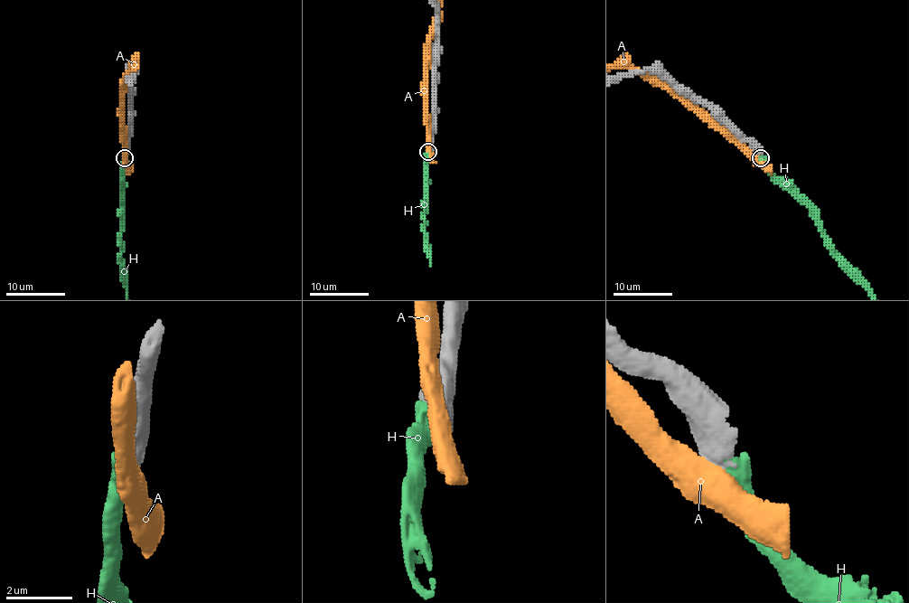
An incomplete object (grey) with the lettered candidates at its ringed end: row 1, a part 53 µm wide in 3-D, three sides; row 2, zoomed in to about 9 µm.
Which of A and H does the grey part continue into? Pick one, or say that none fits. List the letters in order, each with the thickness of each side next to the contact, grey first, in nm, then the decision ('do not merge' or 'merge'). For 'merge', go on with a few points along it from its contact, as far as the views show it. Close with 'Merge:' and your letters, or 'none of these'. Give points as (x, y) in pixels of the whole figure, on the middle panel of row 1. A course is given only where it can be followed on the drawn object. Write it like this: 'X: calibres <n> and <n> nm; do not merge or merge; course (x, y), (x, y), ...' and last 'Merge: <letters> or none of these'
A: calibres 700 and 700 nm; do not merge
H: calibres 700 and 650 nm; merge
Merge: H

